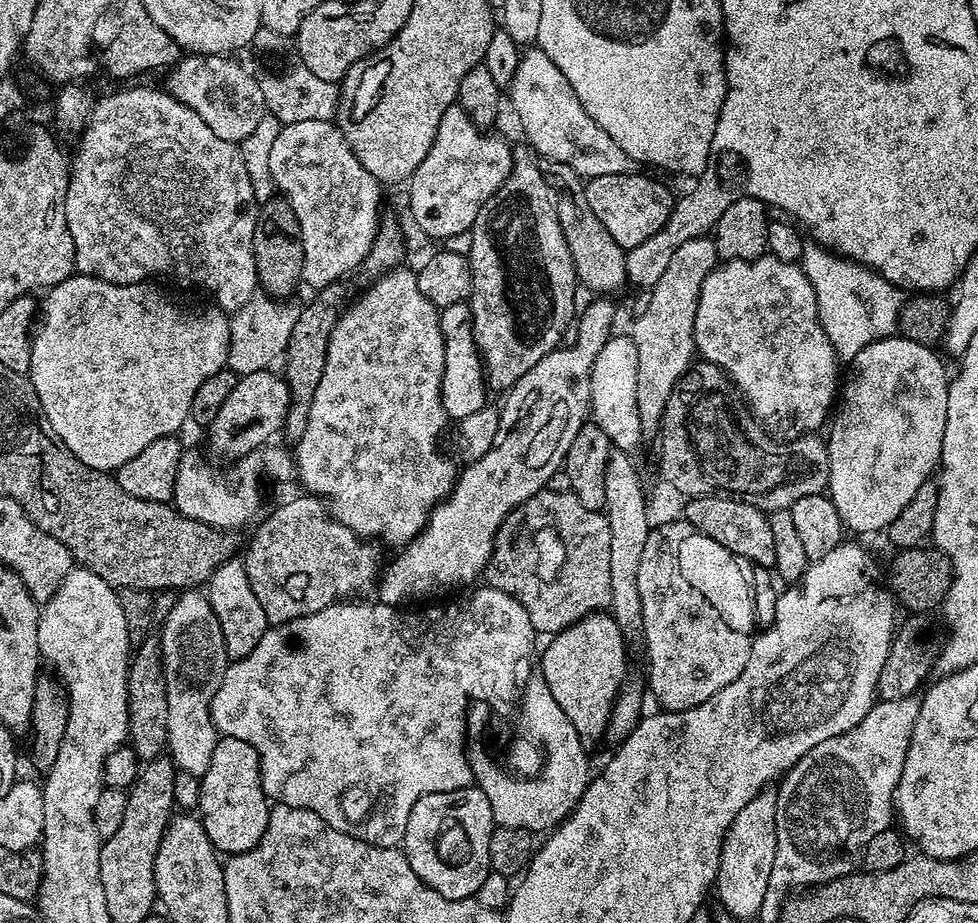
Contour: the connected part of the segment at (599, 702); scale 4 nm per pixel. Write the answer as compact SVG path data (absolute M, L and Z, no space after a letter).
M607 611L590 612L569 628L564 628L551 637L552 640L544 648L544 657L540 660L538 671L544 676L554 702L562 708L571 725L581 736L585 745L591 746L599 736L603 737L608 729L608 716L612 713L612 703L620 692L620 685L625 683L625 661L628 648L624 645L626 633L618 626L618 622Z

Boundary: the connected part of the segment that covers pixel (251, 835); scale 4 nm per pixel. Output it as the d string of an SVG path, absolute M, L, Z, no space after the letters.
M220 738L204 776L200 777L198 809L200 821L217 853L235 854L258 846L262 834L266 834L269 807L270 801L262 790L260 755L254 746L238 738Z

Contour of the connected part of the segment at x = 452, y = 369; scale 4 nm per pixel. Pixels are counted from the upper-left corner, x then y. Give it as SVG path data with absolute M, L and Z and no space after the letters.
M467 303L451 304L440 309L440 325L446 346L446 366L442 374L442 406L453 421L460 421L486 405L486 377L480 358L480 351L474 342L472 329L472 309Z

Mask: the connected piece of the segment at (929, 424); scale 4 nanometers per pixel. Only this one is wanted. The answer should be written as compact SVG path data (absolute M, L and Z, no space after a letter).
M893 334L870 342L870 346L862 346L850 362L852 373L848 381L847 376L843 381L838 407L830 420L832 429L826 435L830 462L826 492L849 533L883 533L888 524L902 514L906 502L914 498L918 486L929 483L931 476L928 475L937 471L942 434L946 430L950 376L944 373L943 362L932 352L935 351L929 345L910 342L902 335Z

